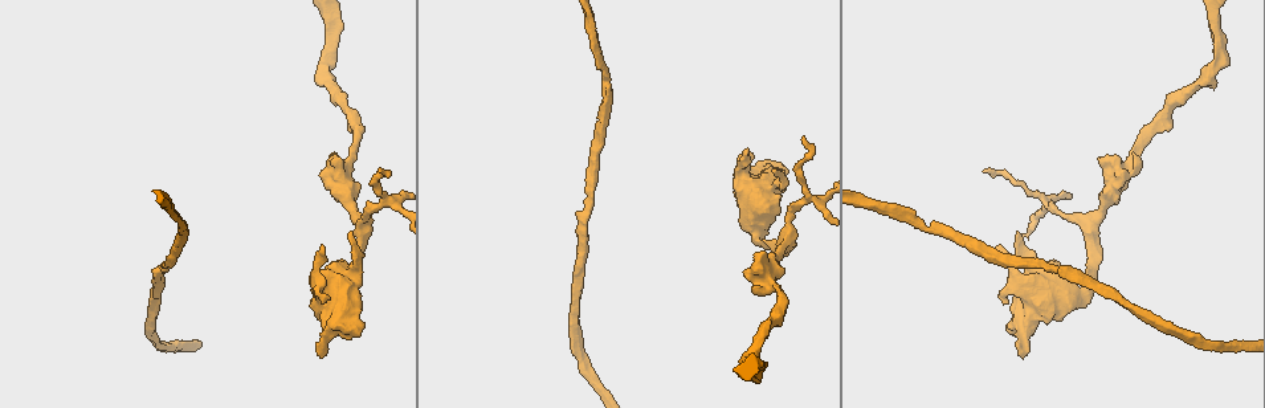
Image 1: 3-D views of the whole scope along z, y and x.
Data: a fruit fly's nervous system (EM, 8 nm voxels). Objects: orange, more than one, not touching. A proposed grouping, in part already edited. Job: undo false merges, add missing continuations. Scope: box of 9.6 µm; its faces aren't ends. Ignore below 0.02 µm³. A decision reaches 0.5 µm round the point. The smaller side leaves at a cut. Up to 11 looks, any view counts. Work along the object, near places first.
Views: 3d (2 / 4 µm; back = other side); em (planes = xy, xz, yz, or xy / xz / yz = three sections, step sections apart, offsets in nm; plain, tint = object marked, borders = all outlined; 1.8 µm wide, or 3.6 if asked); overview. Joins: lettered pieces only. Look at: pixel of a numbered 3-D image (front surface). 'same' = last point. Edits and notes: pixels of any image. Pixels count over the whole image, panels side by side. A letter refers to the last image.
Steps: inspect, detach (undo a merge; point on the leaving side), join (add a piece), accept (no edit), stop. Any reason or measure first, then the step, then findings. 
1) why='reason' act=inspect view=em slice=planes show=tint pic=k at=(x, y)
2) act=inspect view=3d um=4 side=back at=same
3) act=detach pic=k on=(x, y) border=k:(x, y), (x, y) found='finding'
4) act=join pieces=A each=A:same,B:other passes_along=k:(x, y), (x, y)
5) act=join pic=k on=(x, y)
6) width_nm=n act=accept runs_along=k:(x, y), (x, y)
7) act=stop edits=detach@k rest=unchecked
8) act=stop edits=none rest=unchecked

why='an open end' act=inspect view=3d um=2 side=back pic=1 at=(349, 232)

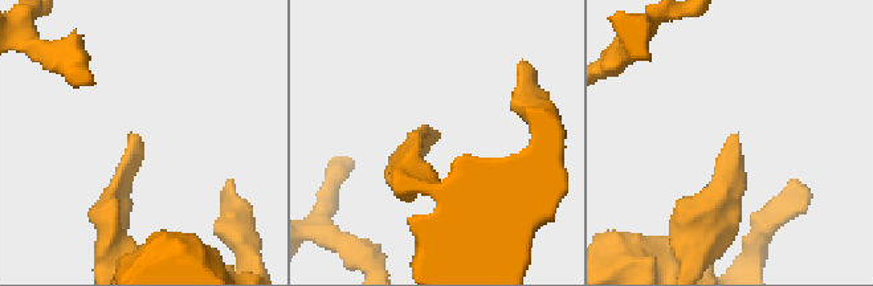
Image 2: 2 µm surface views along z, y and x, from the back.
act=inspect view=em slice=planes show=borders pic=2 at=(732, 134)

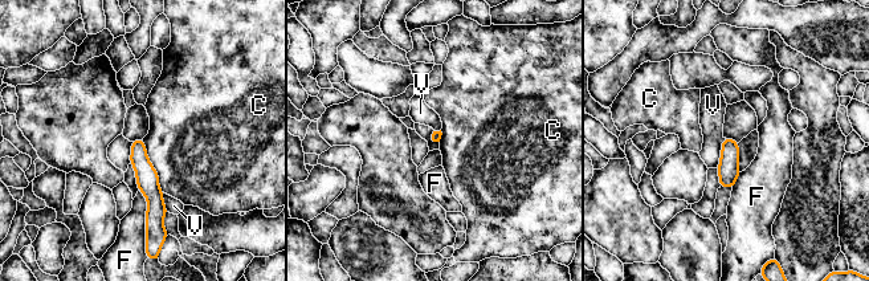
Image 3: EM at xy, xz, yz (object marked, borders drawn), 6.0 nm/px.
longest_contact=C:340nm act=accept each=C:other,F:other,V:other found='none of them fits'

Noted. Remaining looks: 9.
why='free end' act=inspect view=em slice=planes show=plain pic=1 at=(806, 139)

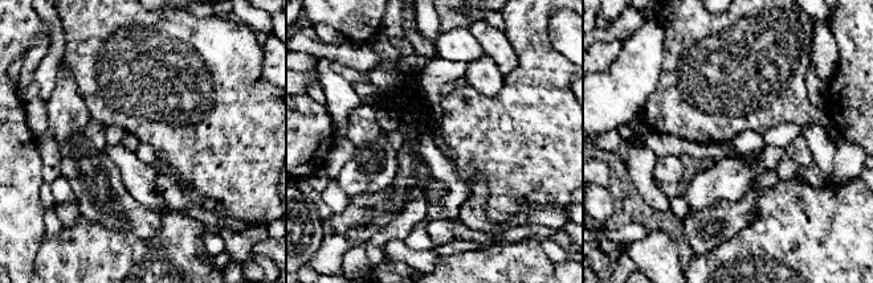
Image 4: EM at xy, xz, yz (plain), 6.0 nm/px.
why='see the neighbours' act=inspect view=em slice=planes show=borders at=same

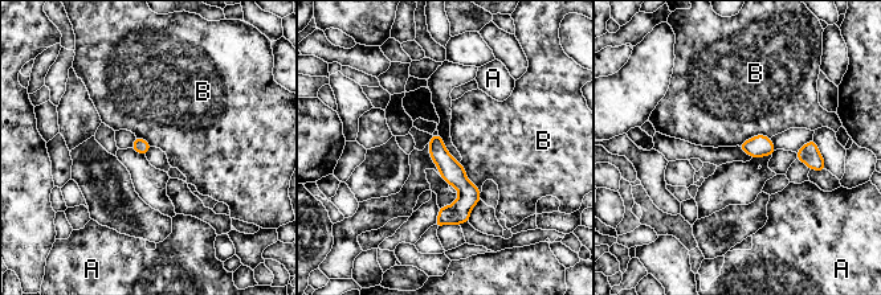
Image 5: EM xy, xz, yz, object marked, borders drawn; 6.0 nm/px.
act=accept each=A:other,B:other border=5:(770, 136), (753, 135), (738, 146) found='none of them fits'

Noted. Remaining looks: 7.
why='thick turns thin' act=inspect view=em um=3.6 slice=xz step=8 show=borders pic=1 at=(1121, 171)

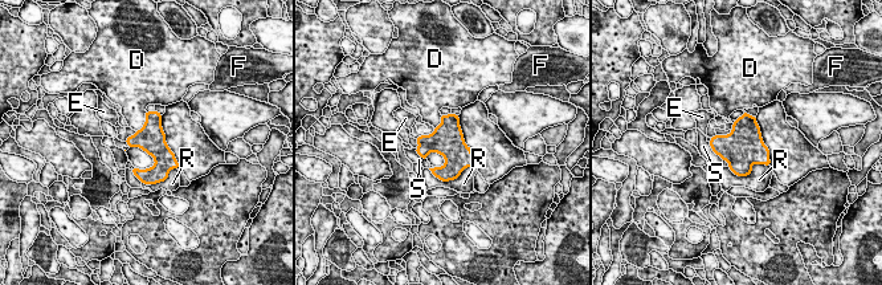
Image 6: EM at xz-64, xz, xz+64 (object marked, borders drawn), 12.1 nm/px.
why='cut it another way' act=inspect view=em um=3.6 slice=planes show=borders at=same

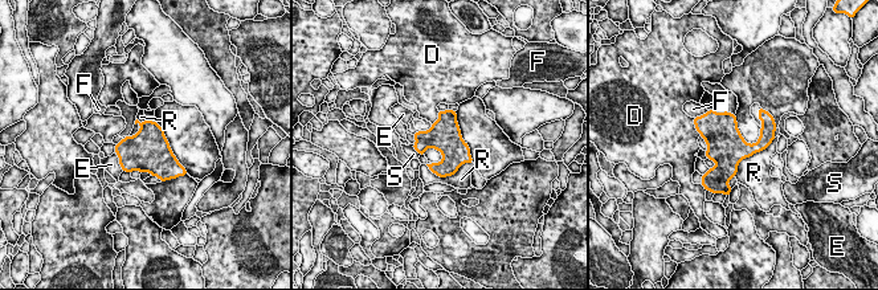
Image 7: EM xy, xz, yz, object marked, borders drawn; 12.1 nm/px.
width_nm=400 act=accept each=D:other,E:other,F:other,R:other,S:other border=7:(775, 138), (746, 156), (734, 176) found='continuous, no second cell'

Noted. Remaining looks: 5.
why='an open end' act=inspect view=em um=3.6 slice=planes show=borders pic=1 at=(1005, 303)

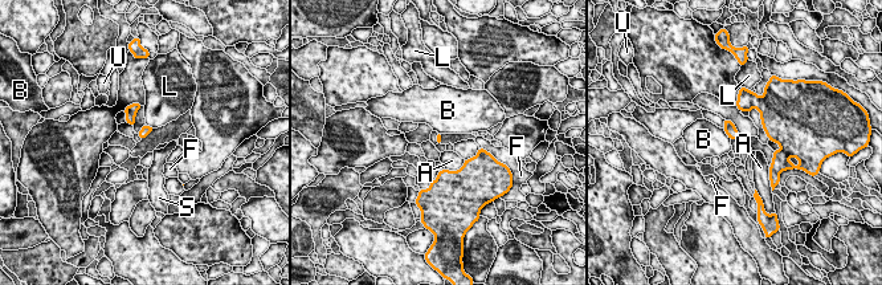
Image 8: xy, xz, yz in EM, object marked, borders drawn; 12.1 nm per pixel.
act=accept each=A:other,B:other,F:other,L:other,S:other,U:other border=8:(722, 129), (730, 139) found='none of them fits'

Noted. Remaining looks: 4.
act=stop edits=none rest=unchecked

